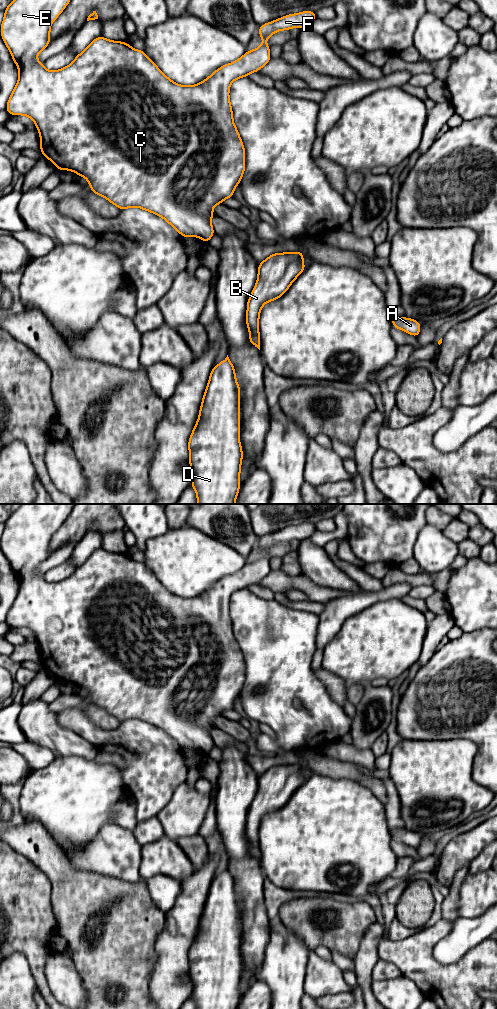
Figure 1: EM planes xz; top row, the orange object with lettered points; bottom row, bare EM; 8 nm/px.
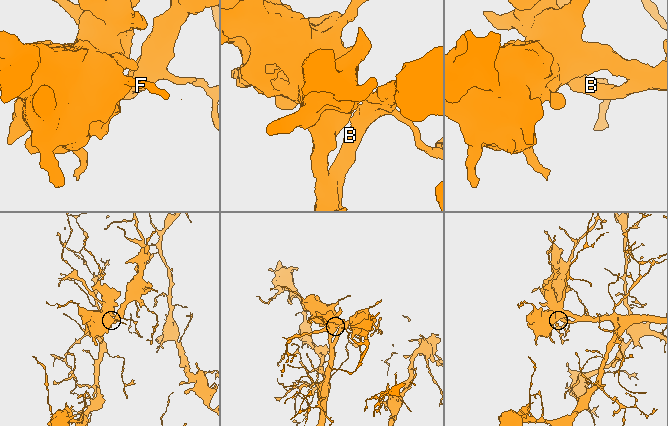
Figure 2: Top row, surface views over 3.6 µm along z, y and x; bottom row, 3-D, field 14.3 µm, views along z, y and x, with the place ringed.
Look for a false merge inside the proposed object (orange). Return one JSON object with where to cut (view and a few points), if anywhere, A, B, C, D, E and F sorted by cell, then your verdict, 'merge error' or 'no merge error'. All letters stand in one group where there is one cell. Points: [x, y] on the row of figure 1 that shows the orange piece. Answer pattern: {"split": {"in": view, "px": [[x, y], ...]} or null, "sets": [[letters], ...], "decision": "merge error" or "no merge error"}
{"split": null, "sets": [["A", "B", "C", "D", "E", "F"]], "decision": "no merge error"}

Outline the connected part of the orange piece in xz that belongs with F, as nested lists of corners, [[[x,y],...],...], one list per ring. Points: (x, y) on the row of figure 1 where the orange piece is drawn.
[[[13,0],[4,10],[5,15],[1,24],[1,37],[19,69],[18,82],[6,105],[7,112],[10,115],[25,115],[32,118],[40,133],[40,150],[43,156],[52,161],[58,170],[71,170],[80,177],[85,177],[93,193],[106,198],[120,210],[138,207],[152,212],[167,221],[183,238],[189,236],[199,237],[205,244],[208,244],[209,239],[215,234],[211,224],[211,218],[214,216],[213,207],[217,204],[222,204],[224,199],[233,197],[235,187],[239,185],[245,171],[245,148],[233,122],[233,112],[229,99],[230,85],[238,78],[248,77],[249,74],[259,71],[270,61],[270,46],[266,43],[269,36],[280,30],[289,31],[293,27],[301,29],[309,26],[316,19],[316,12],[304,11],[290,14],[263,24],[258,29],[260,38],[263,41],[260,47],[246,51],[238,60],[218,68],[201,83],[183,86],[173,82],[164,75],[156,64],[147,57],[144,51],[132,48],[127,42],[112,41],[103,36],[95,38],[82,53],[76,56],[70,65],[60,70],[46,70],[44,63],[38,62],[36,56],[50,44],[51,24],[62,13],[69,2],[70,0]]]

